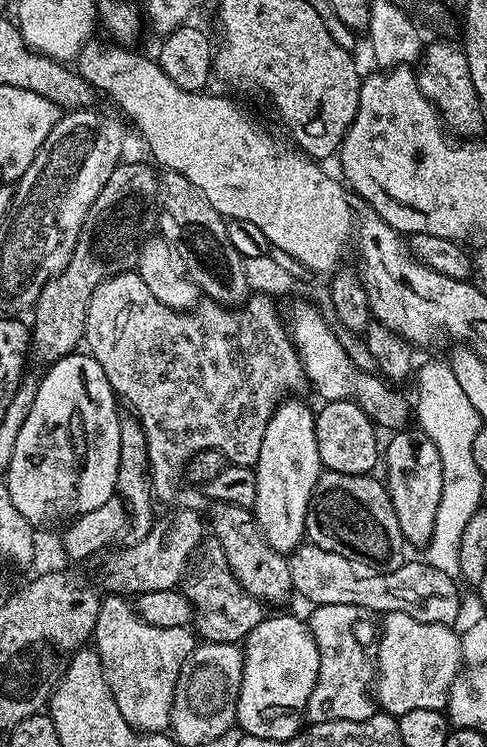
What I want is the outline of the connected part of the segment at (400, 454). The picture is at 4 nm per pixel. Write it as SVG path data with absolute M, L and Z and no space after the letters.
M419 430L397 431L391 438L388 449L382 452L382 476L394 514L398 514L398 526L404 535L405 545L412 547L413 544L416 550L423 550L430 542L430 534L434 534L434 518L438 518L438 502L442 502L442 458L438 458L438 446L434 446L427 434Z

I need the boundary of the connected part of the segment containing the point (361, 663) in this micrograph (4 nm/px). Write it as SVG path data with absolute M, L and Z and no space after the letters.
M317 604L311 611L312 617L307 617L306 623L318 646L320 665L318 666L318 678L314 682L314 690L310 690L307 719L311 723L317 724L318 722L334 722L335 720L362 722L366 718L370 718L378 711L378 705L374 699L374 681L378 669L370 652L367 652L356 641L356 632L352 627L356 624L358 610L354 606L346 606L345 604Z

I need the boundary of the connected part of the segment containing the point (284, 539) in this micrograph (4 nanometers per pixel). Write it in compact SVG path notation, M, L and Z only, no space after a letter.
M300 398L285 399L272 411L254 471L258 496L250 511L268 545L276 552L291 554L305 539L306 510L322 471L316 441L316 417L313 409L308 409Z

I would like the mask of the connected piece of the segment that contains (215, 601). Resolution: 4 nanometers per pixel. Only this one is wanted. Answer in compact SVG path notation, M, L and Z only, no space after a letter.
M215 538L209 539L193 559L182 581L184 597L192 603L194 632L201 641L210 644L240 644L262 622L266 608L261 601L255 600L234 578L222 546Z

